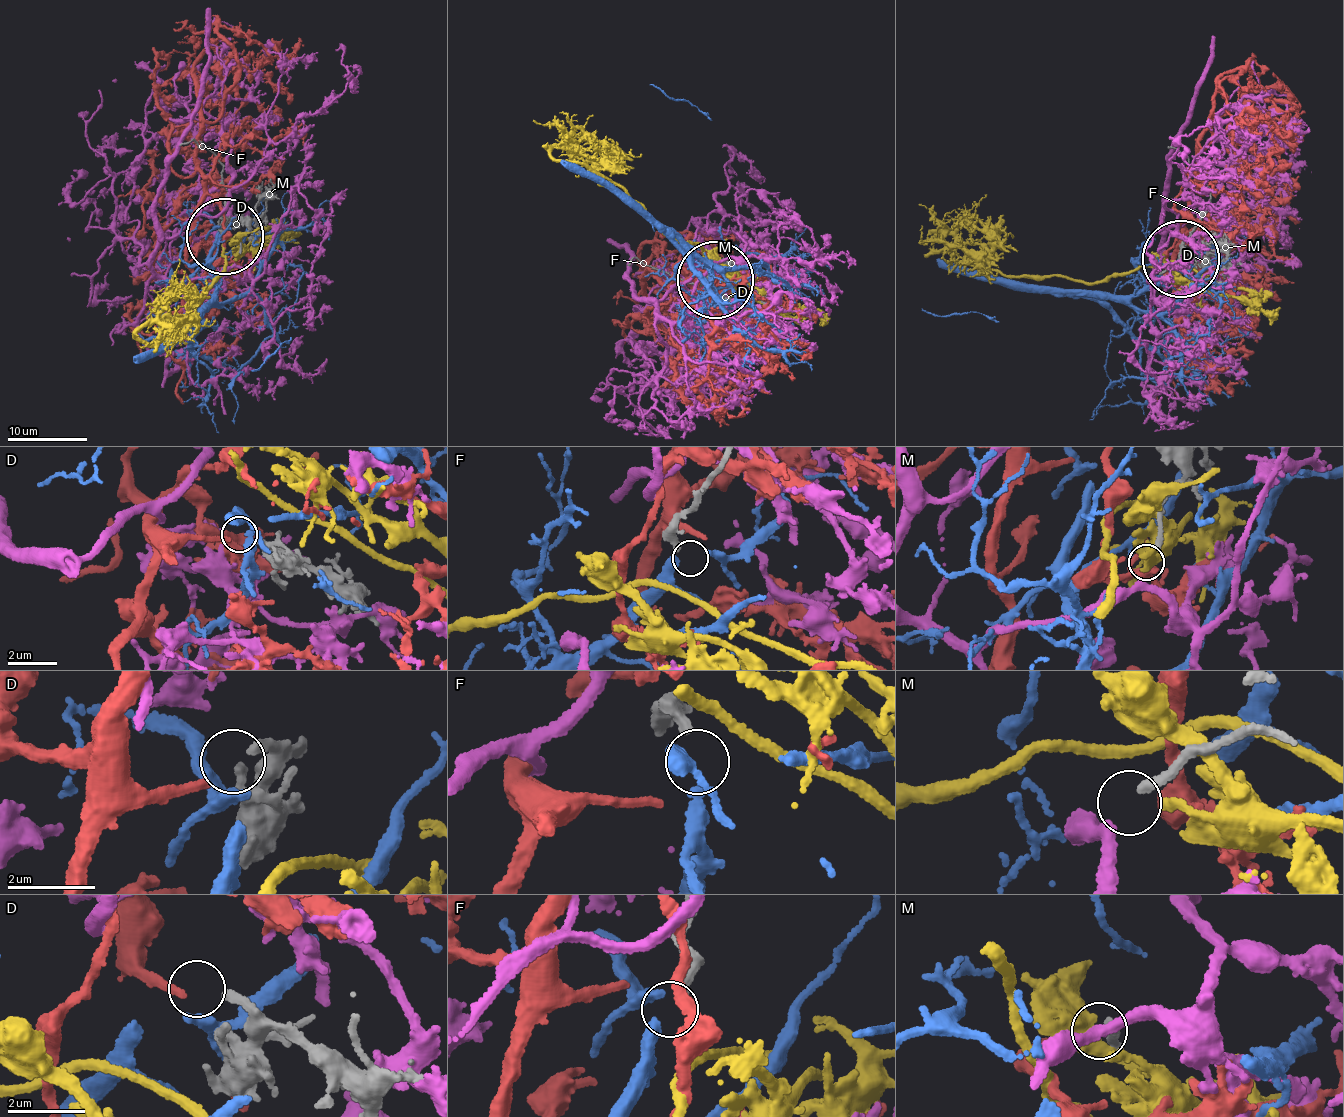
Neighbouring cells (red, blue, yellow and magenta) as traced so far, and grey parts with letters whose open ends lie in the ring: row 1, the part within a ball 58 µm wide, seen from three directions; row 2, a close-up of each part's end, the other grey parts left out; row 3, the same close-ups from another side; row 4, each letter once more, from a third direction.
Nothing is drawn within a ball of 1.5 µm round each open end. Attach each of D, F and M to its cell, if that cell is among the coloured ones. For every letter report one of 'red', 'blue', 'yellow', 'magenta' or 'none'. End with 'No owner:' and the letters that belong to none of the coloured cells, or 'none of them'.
D: red
F: blue
M: magenta
No owner: none of them

